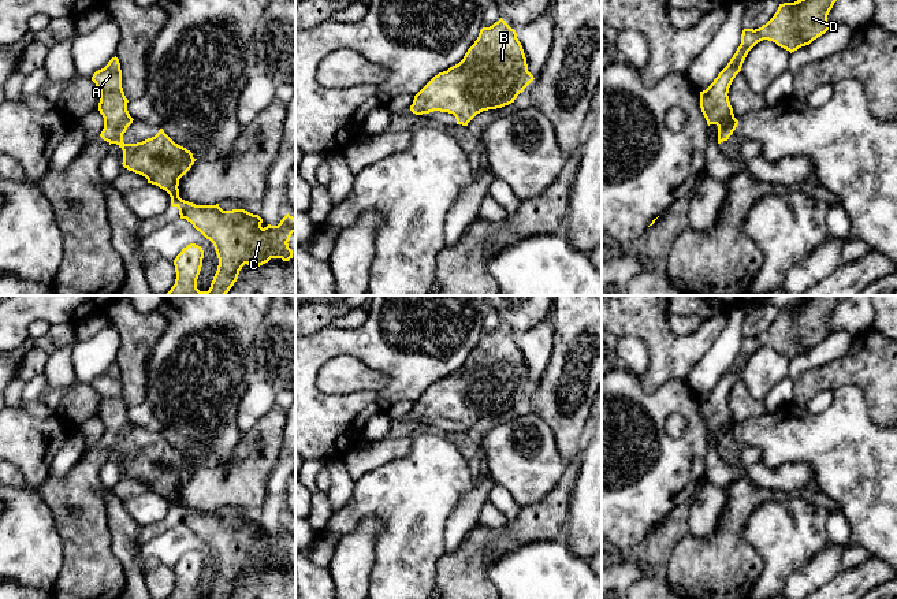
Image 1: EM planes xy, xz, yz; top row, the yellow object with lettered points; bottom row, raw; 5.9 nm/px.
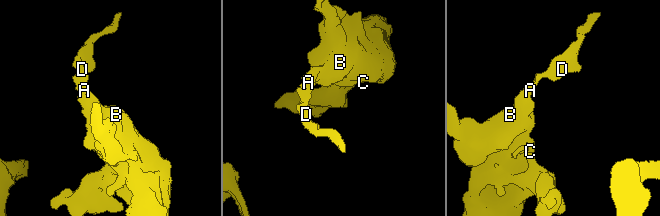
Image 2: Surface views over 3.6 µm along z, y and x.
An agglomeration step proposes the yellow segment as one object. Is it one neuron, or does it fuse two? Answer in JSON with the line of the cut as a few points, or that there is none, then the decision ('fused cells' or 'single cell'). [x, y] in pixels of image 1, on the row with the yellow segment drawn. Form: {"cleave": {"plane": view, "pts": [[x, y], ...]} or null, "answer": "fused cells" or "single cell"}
{"cleave": null, "answer": "single cell"}

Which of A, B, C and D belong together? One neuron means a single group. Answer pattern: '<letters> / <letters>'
A B C D

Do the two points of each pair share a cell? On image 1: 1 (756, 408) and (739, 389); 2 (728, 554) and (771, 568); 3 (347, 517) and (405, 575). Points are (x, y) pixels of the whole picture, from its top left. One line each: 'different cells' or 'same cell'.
1: same cell
2: different cells
3: same cell

